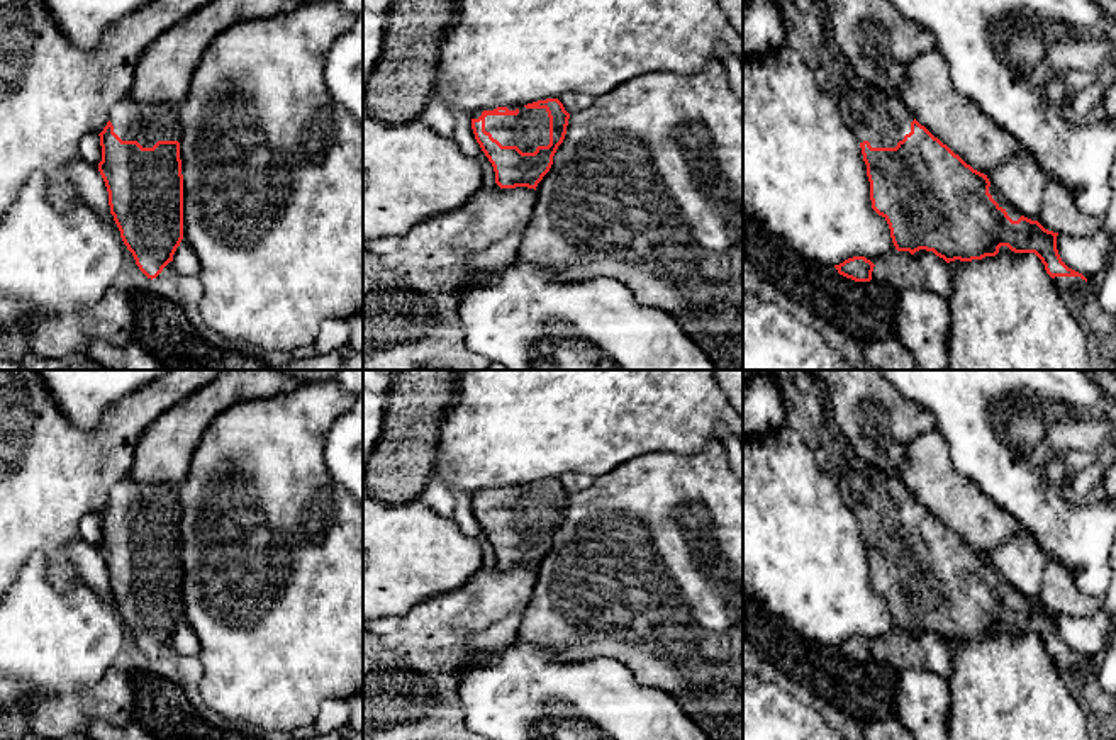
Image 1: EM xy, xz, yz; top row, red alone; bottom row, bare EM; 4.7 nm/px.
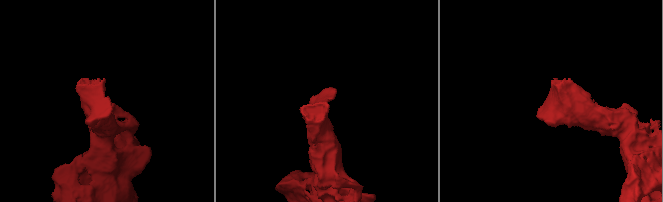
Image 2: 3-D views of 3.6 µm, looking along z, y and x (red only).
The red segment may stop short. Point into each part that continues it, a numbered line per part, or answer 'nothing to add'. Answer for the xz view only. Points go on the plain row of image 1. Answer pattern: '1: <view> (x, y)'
1: xz (528, 510)

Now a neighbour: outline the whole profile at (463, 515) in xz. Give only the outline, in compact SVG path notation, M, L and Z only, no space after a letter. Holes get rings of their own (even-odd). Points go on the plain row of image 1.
M460 492L455 496L455 521L470 536L477 538L482 548L482 569L492 569L495 565L495 552L480 524L475 519L472 509L472 496Z

